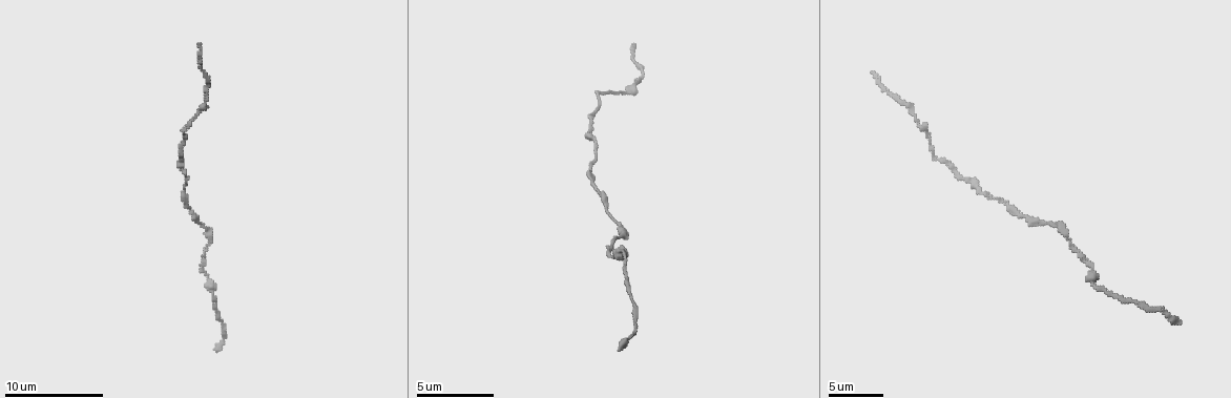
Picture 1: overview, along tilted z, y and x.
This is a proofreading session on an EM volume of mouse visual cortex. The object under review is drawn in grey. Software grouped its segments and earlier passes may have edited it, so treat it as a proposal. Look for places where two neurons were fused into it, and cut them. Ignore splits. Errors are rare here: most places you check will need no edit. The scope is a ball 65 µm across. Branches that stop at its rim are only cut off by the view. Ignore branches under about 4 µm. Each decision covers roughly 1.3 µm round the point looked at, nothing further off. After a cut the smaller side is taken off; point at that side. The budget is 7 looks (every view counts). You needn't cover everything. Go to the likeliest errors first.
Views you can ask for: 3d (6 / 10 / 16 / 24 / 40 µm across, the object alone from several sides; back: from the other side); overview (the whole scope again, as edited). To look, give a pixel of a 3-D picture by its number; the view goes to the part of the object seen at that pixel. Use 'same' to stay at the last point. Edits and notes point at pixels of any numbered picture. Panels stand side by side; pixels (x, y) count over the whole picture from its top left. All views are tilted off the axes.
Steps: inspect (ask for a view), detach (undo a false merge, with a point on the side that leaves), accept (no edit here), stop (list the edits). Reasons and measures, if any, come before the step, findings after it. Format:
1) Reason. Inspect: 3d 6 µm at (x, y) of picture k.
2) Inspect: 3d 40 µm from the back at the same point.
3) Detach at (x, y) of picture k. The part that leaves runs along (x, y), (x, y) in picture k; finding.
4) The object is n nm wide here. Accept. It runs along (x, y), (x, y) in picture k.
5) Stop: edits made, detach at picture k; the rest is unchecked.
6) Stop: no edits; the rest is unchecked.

Calibre changes. Inspect: 3d 6 µm at (209, 245) of picture 1.

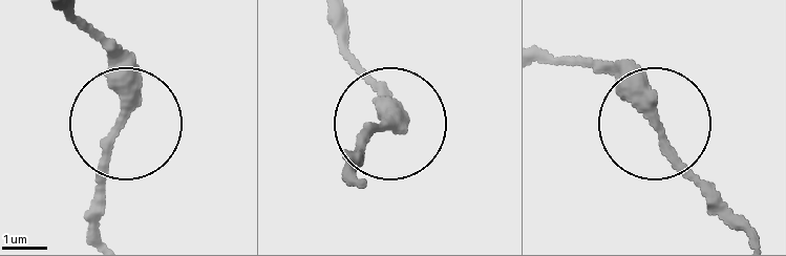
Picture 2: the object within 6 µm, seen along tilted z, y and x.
Inspect: 3d 6 µm from the back at (656, 120) of picture 2.

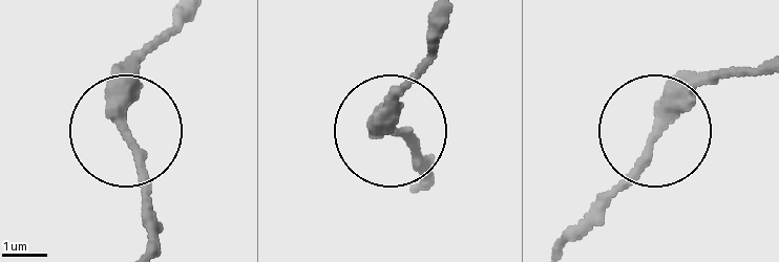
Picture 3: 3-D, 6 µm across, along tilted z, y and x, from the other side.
The object is 290 nm wide here. Accept. It runs along (769, 61), (702, 86), (569, 228) in picture 3; continuous, no second neuron.

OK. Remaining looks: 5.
Inspect: 3d 10 µm at (213, 296) of picture 1.

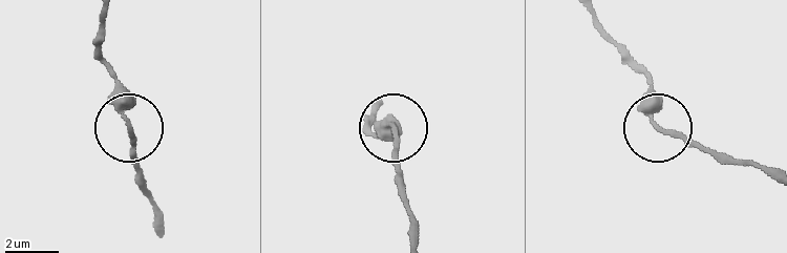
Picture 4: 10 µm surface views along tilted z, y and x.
Accept. It runs along (593, 17), (647, 83), (654, 124), (721, 164) in picture 4; one neuron here.

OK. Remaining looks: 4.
Inspect: 3d 10 µm at (187, 209) of picture 1.

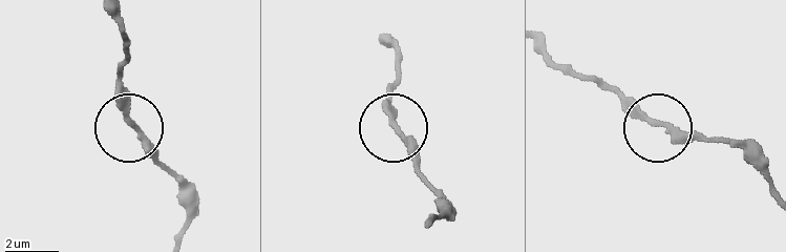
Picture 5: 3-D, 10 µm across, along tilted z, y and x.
Inspect: 3d 10 µm from the back at (657, 123) of picture 5.

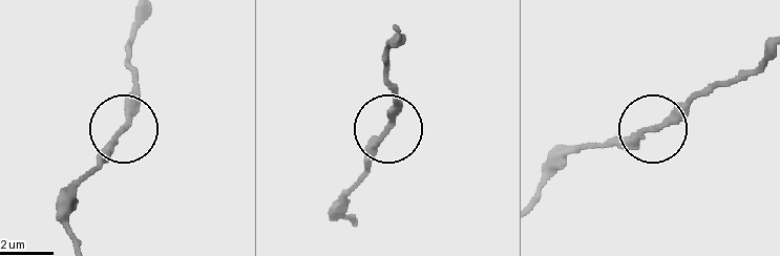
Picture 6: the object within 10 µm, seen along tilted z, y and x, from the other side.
Accept. It runs along (121, 129), (134, 71) in picture 6; continuous, no second neuron.

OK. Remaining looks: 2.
Stop: no edits; the rest is unchecked.

